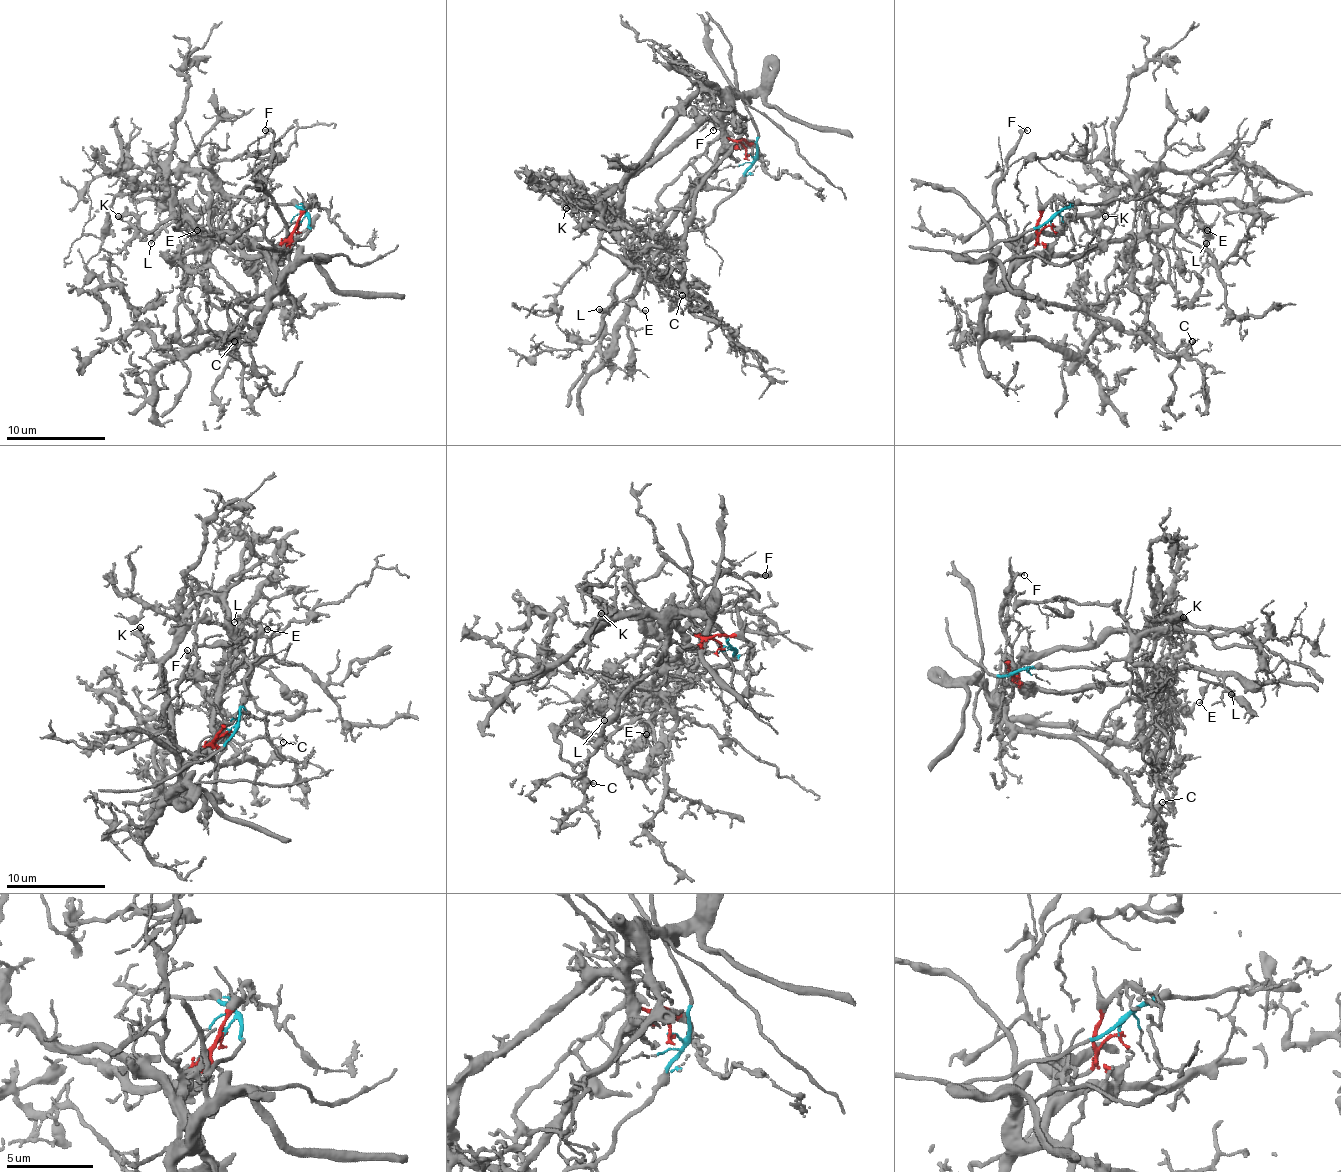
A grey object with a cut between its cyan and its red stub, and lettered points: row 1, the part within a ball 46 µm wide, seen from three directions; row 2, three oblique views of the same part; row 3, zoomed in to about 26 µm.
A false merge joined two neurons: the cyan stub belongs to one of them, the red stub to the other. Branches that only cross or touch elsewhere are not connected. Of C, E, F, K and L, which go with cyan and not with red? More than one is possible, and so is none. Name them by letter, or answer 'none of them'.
E, L

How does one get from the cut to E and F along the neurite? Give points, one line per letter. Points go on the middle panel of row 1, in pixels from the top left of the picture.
E: (747, 153), (752, 160), (744, 180), (625, 299), (645, 309)
F: (747, 153), (742, 143), (727, 135), (725, 126), (712, 113), (715, 98), (722, 123), (712, 131)

